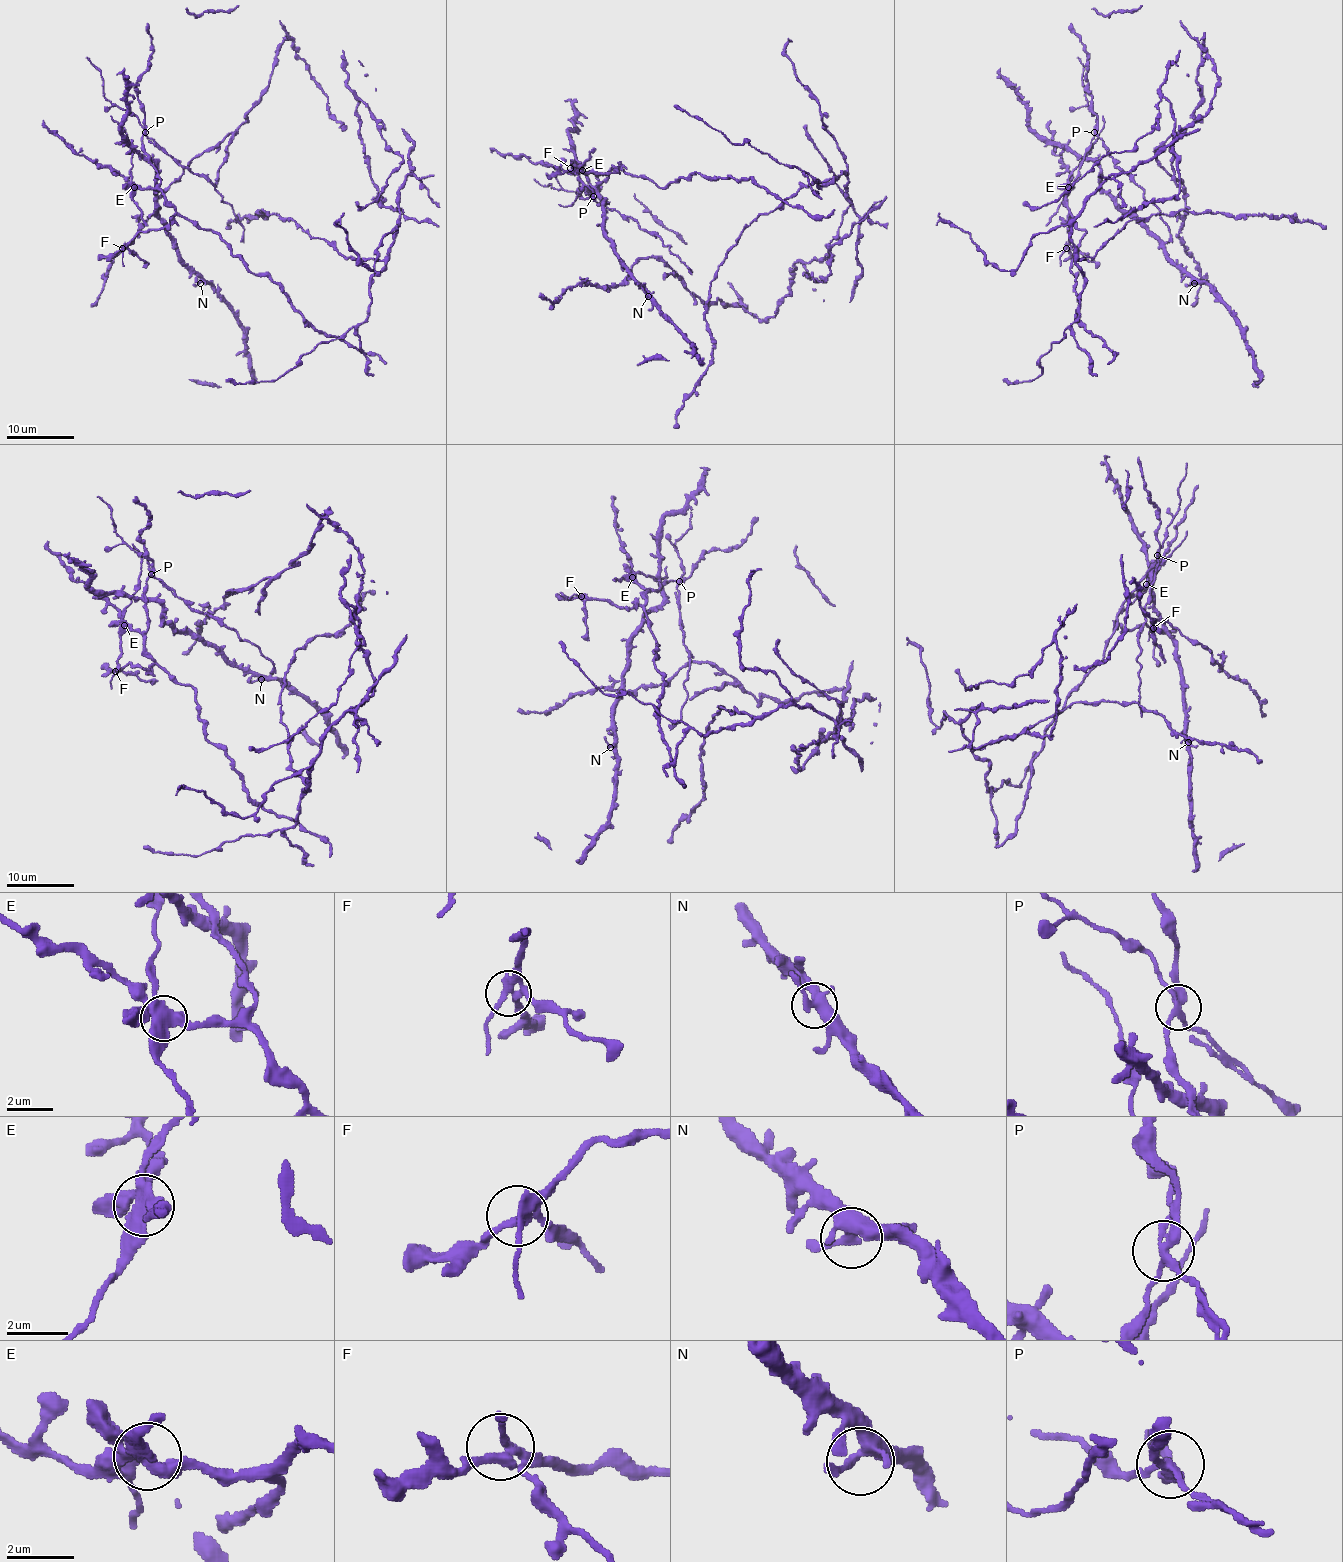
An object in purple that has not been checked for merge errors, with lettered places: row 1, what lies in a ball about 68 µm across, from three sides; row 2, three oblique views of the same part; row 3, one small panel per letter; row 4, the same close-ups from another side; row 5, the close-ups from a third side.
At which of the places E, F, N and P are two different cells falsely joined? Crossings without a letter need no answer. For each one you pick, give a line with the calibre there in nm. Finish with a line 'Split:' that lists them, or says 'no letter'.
E: 460 nm thick
P: 280 nm thick
Split: E, P

